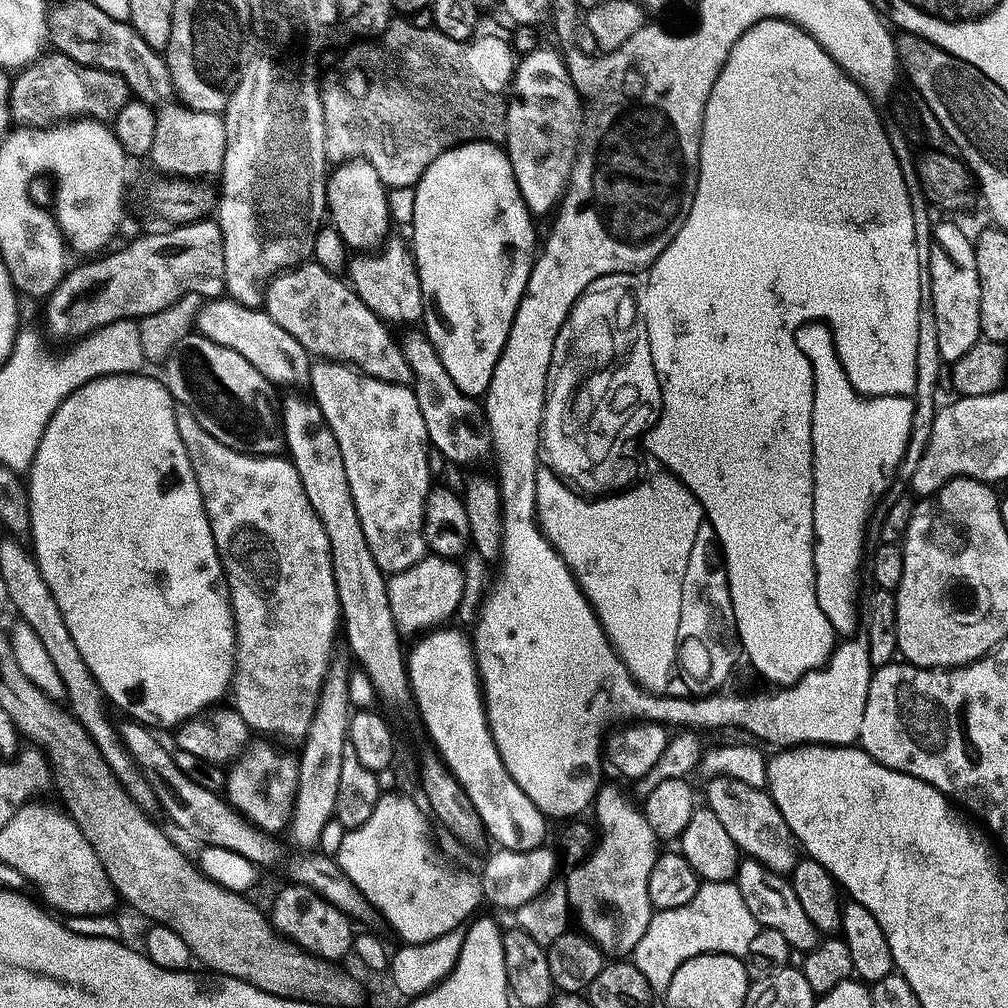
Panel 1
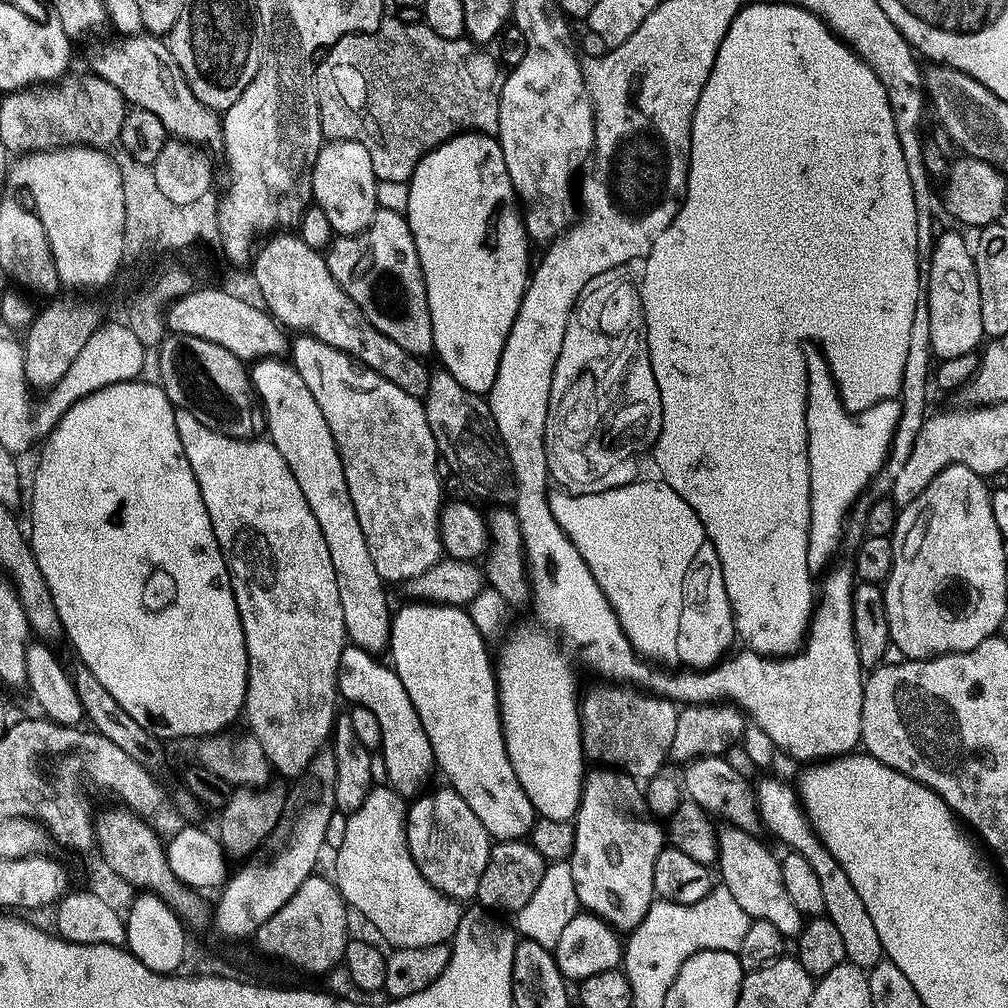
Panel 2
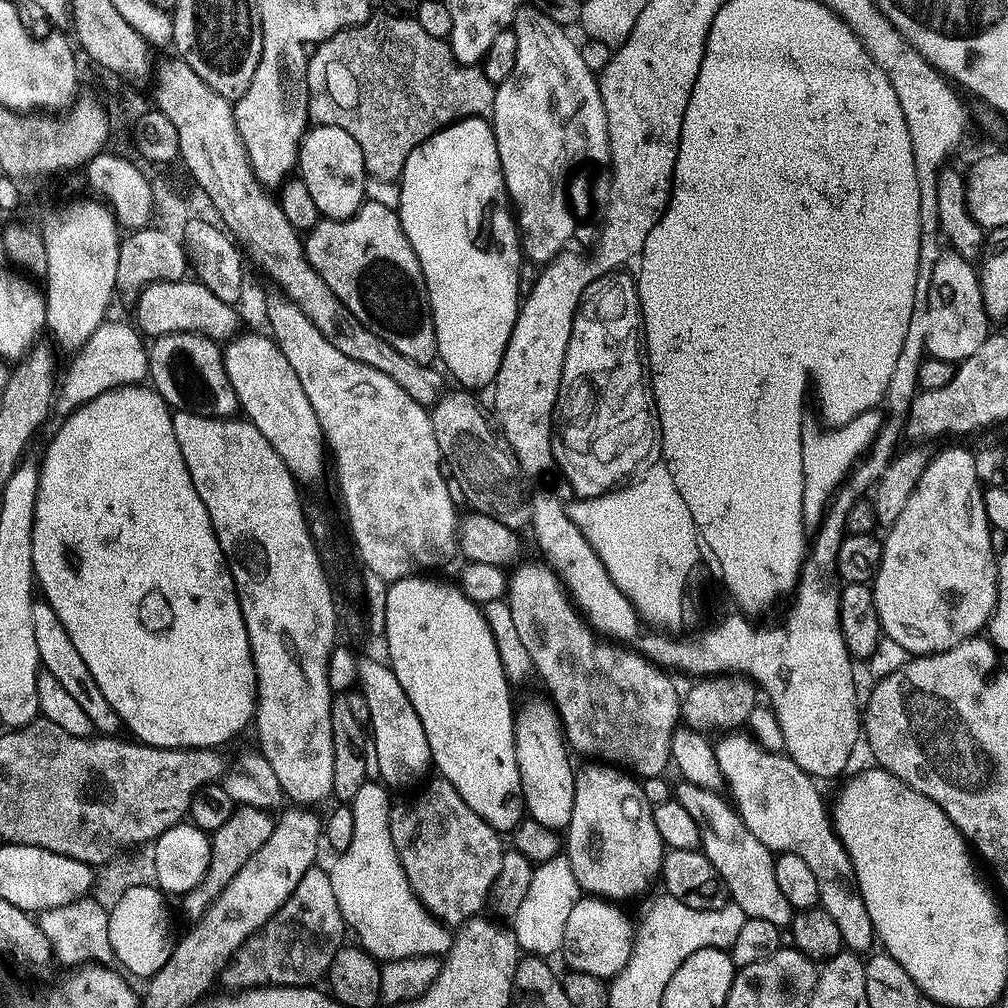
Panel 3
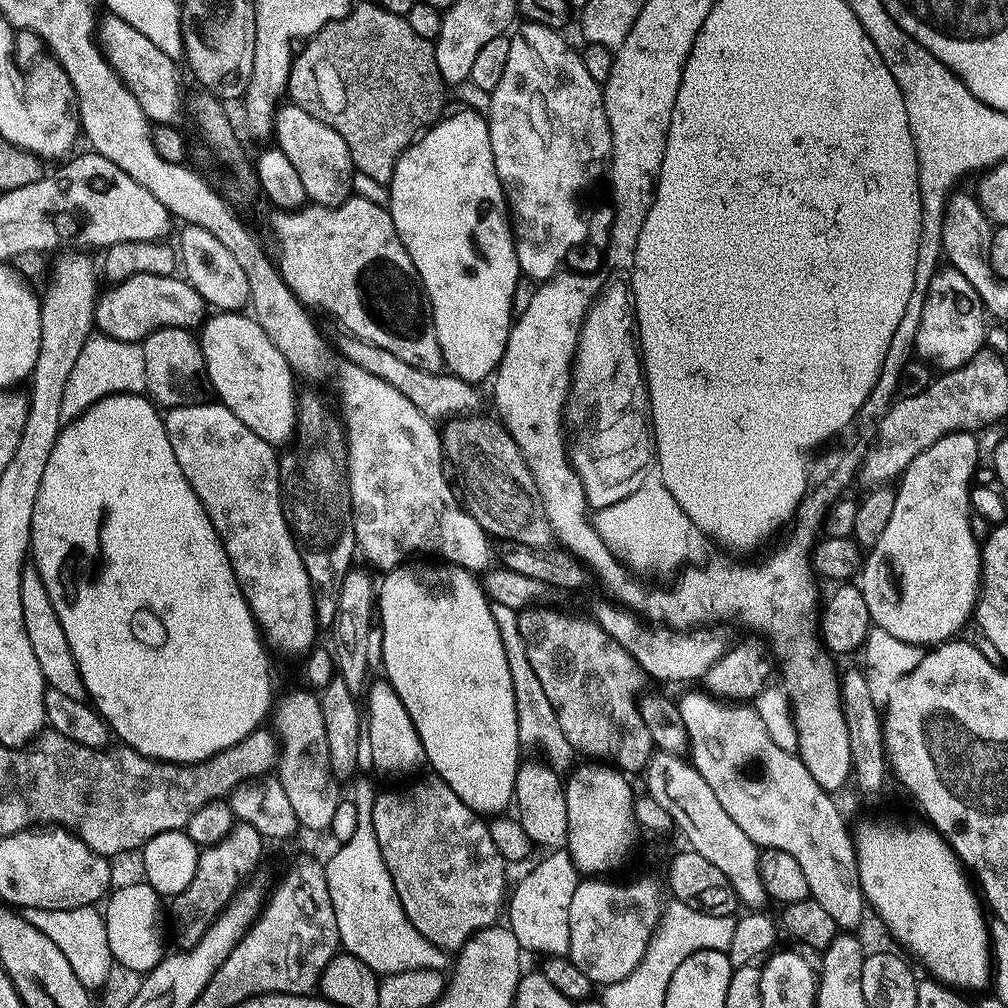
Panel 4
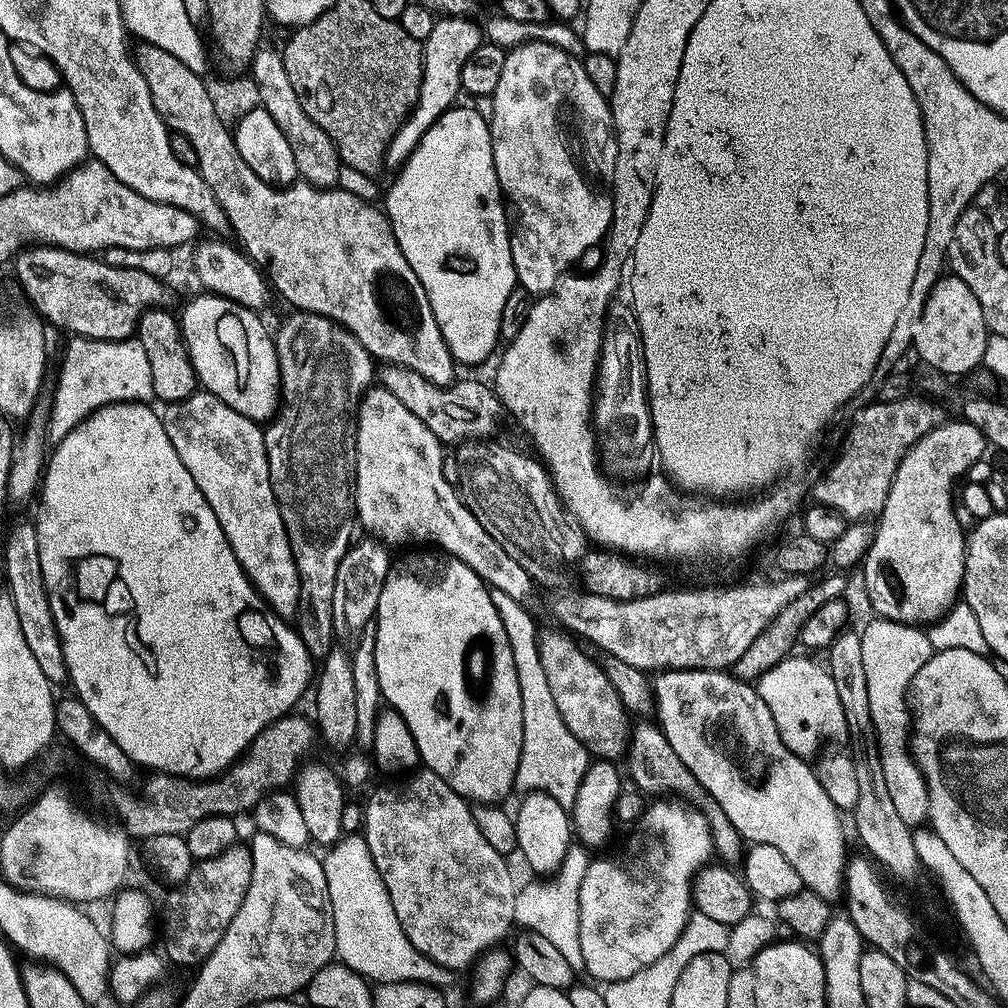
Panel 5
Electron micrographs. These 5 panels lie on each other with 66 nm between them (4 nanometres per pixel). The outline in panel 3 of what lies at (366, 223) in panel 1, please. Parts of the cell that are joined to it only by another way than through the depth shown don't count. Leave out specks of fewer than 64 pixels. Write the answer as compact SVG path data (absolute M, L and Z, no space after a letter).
M316 126L300 143L299 179L314 197L321 217L326 220L349 220L356 216L366 203L366 182L368 183L365 155L353 135L346 134L338 126Z

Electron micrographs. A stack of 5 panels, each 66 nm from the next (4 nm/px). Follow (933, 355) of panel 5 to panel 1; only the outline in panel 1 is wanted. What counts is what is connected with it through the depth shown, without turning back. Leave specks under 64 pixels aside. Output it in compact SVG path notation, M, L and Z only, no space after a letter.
M956 224L935 225L932 253L926 262L932 279L934 314L938 322L938 350L945 365L953 366L982 340L982 282L978 278L978 258L973 237Z

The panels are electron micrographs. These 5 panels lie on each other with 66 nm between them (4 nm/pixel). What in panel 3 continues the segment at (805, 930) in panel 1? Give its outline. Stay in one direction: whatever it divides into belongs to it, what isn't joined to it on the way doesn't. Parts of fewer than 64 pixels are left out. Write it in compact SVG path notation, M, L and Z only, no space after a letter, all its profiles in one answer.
M687 782L674 792L674 800L681 804L691 818L702 821L702 851L708 861L718 870L728 887L731 903L736 904L749 920L770 922L781 929L791 929L794 910L786 902L786 894L778 887L776 874L776 856L746 826L746 822L727 799L724 800L717 791L699 788Z

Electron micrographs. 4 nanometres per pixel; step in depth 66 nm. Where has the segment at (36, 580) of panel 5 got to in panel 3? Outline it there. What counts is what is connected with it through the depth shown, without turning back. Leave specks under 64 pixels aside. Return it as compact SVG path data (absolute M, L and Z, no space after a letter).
M39 601L34 608L34 632L37 637L38 652L43 669L60 682L69 695L77 701L90 717L93 729L103 737L114 738L123 731L121 716L110 706L110 702L106 701L106 696L102 694L101 687L98 686L97 680L90 673L90 668L79 654L78 648L74 646L74 642L70 639L70 634L66 632L66 628L62 626L61 619L58 618L53 608L47 601Z

